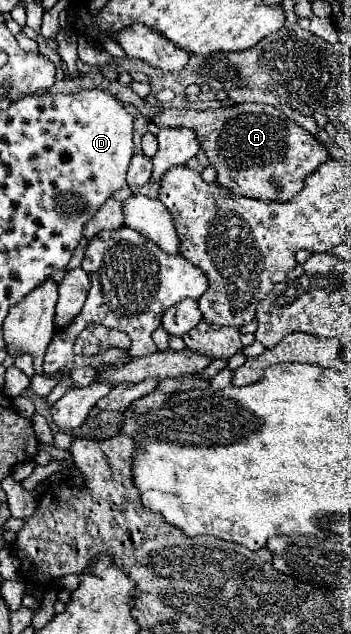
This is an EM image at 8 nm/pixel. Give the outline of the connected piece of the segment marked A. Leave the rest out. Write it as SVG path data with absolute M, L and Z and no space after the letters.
M99 70L75 80L55 82L51 88L47 88L45 94L71 94L85 88L99 88L111 92L113 96L117 96L119 102L135 106L157 128L193 130L207 160L217 170L217 184L227 188L235 196L247 196L267 202L289 202L303 188L303 178L315 172L329 158L327 148L323 148L307 130L289 120L281 110L267 104L235 104L215 110L161 108L159 112L153 112L153 108L143 98L139 98L129 86L109 82L101 76Z

